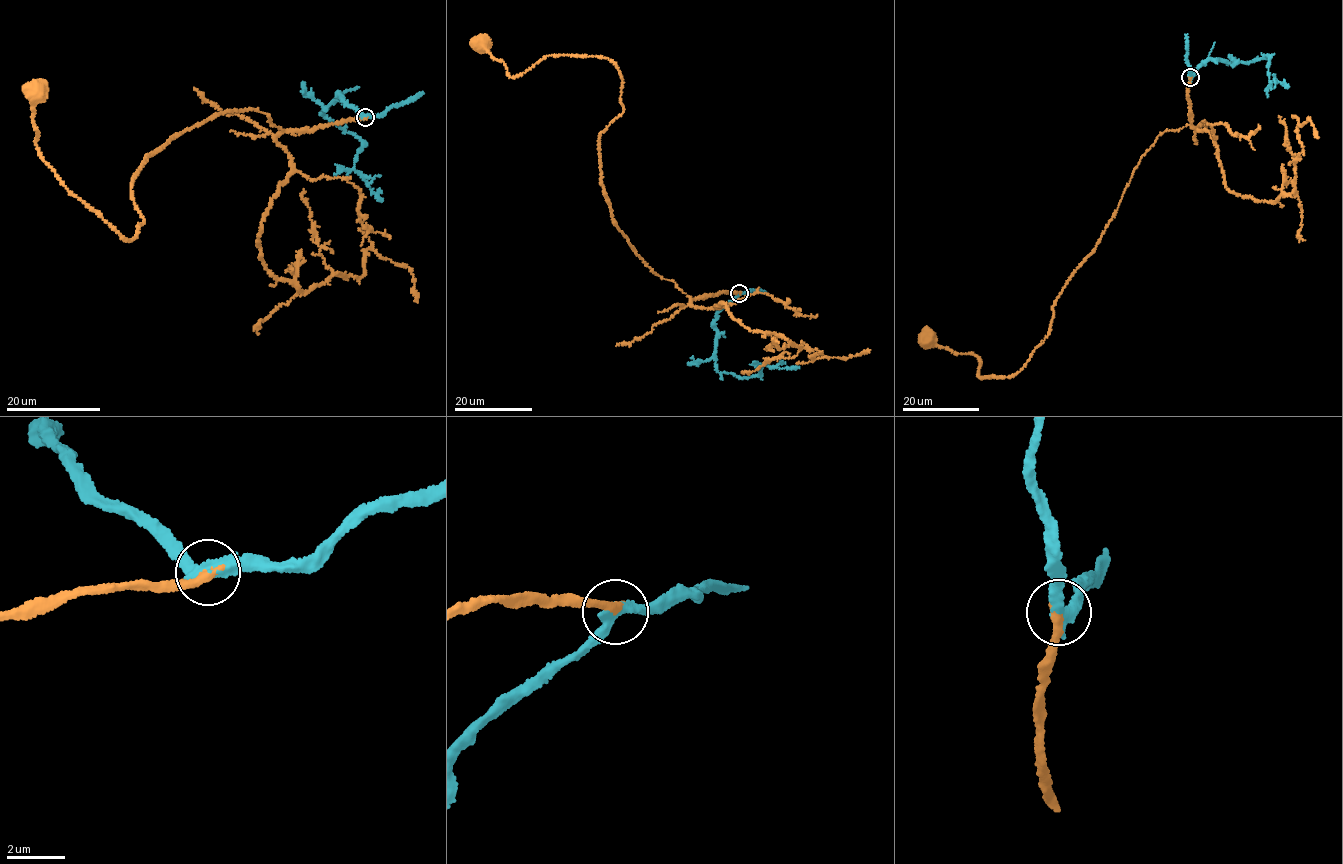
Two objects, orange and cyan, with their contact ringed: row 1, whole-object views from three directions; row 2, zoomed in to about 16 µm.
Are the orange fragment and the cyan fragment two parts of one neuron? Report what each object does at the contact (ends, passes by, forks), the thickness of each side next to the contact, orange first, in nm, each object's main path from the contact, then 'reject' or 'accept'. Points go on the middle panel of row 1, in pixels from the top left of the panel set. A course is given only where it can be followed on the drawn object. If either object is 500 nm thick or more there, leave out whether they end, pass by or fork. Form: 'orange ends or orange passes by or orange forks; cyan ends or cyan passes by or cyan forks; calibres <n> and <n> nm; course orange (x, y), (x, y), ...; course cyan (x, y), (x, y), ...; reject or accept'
orange ends; cyan passes by; calibres 320 and 360 nm; course orange (739, 293), (690, 297), (614, 221), (599, 140), (624, 109), (615, 65), (558, 54), (512, 77), (479, 45); course cyan (739, 293), (719, 312), (714, 324), (717, 370), (744, 379), (759, 375), (764, 365), (799, 366); accept

